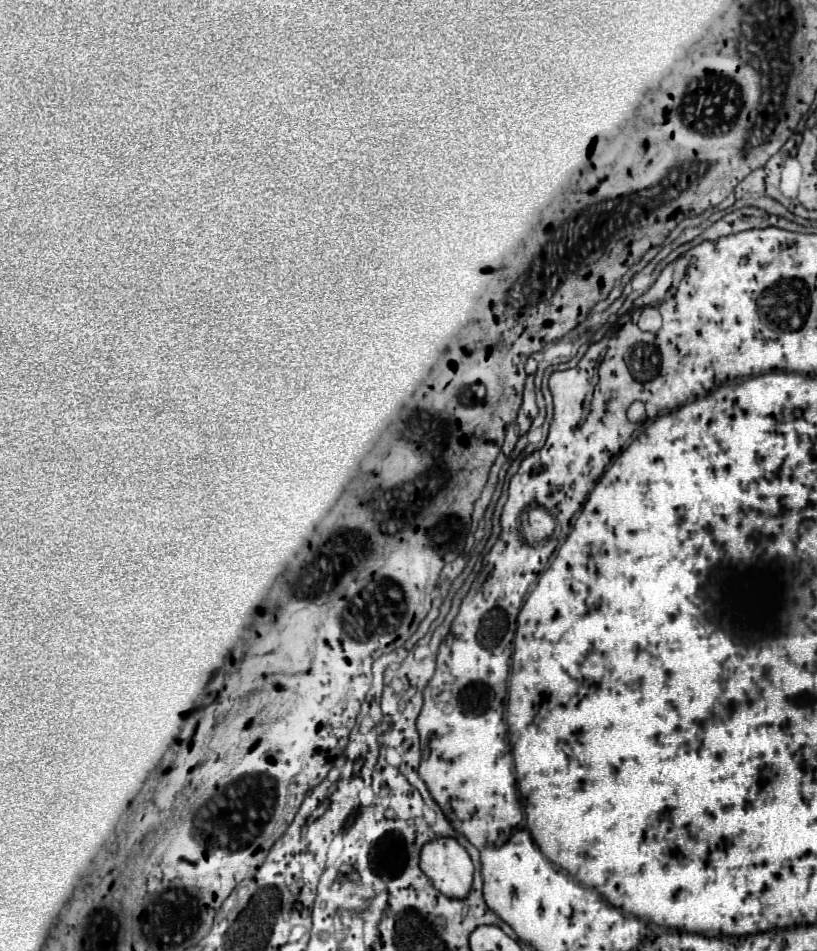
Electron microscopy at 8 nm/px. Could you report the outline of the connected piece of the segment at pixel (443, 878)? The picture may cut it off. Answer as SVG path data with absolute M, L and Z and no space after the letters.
M436 838L422 848L420 870L448 898L466 898L472 888L474 864L454 838Z

